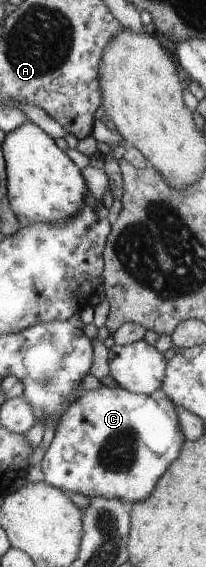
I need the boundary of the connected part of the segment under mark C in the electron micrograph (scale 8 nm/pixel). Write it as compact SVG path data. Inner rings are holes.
M101 385L97 389L83 391L65 408L39 466L43 481L59 490L87 497L119 498L135 504L144 501L152 493L156 482L180 456L185 441L176 406L163 390L159 388L151 394L135 394L119 386L108 388Z

